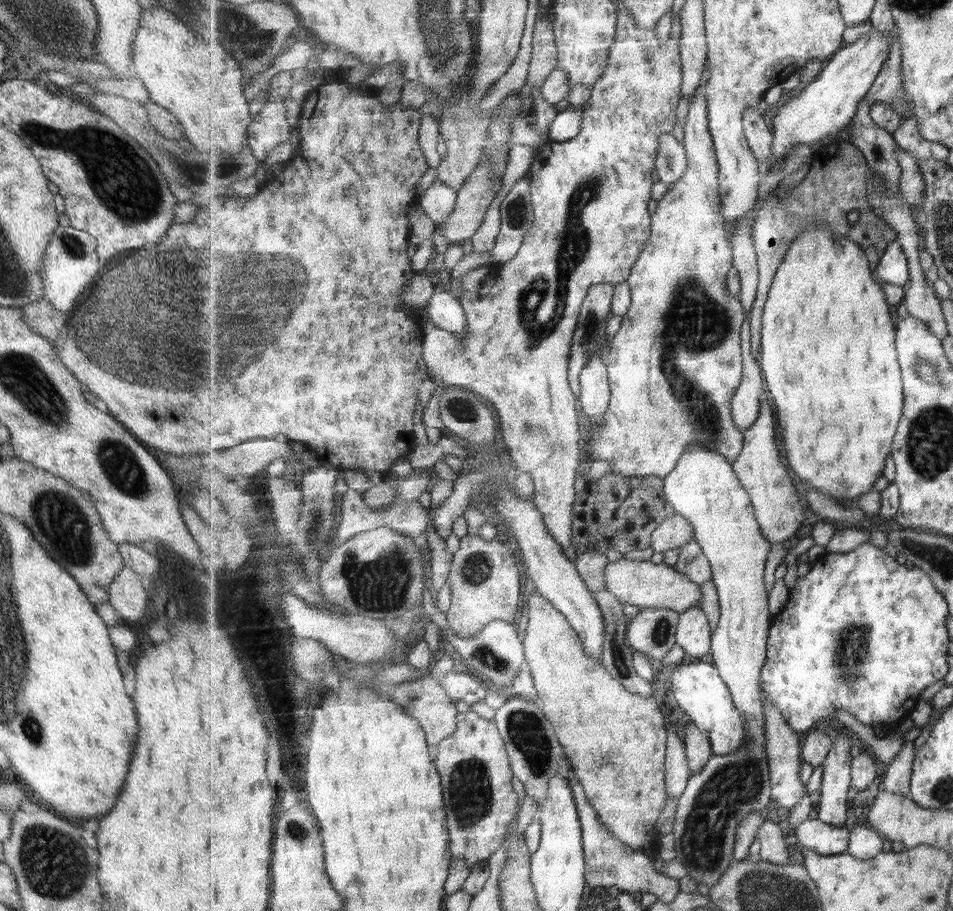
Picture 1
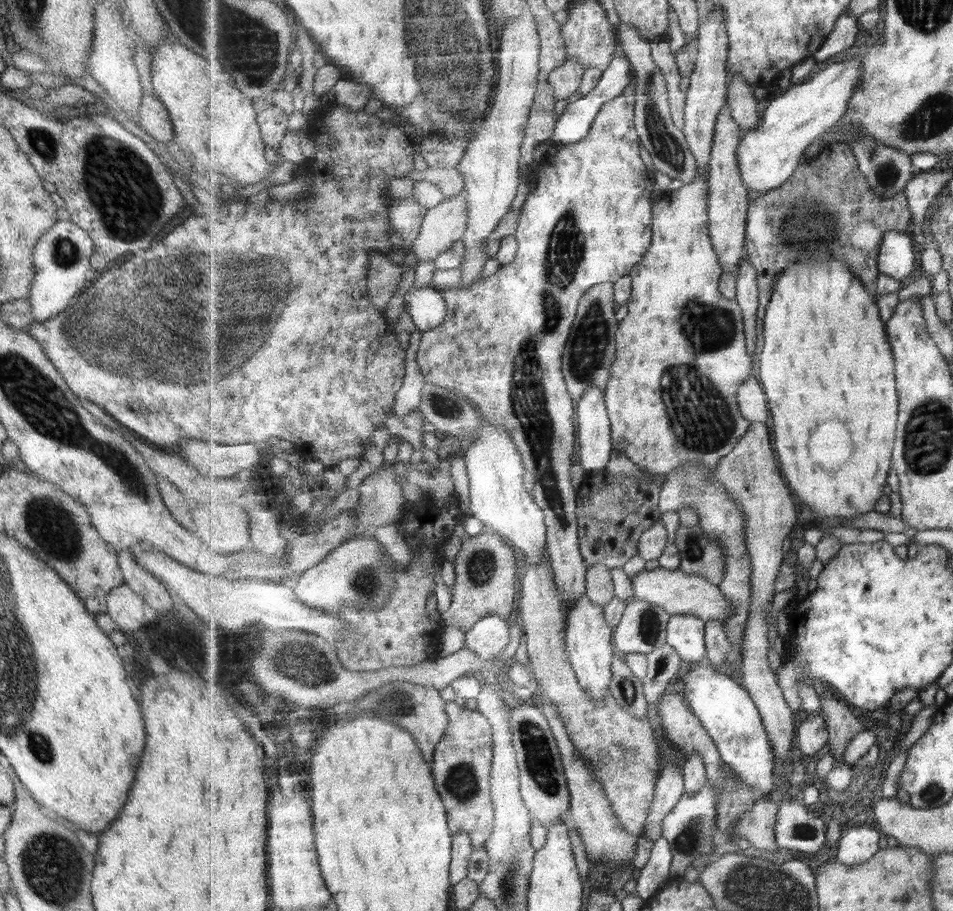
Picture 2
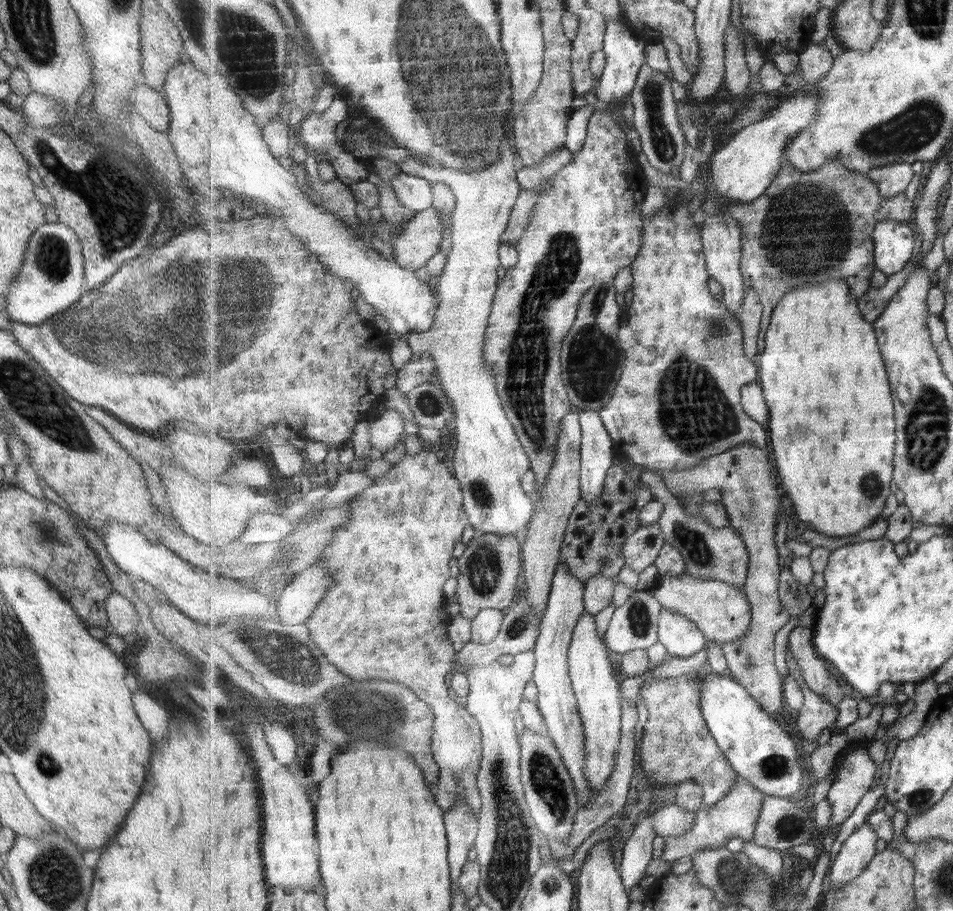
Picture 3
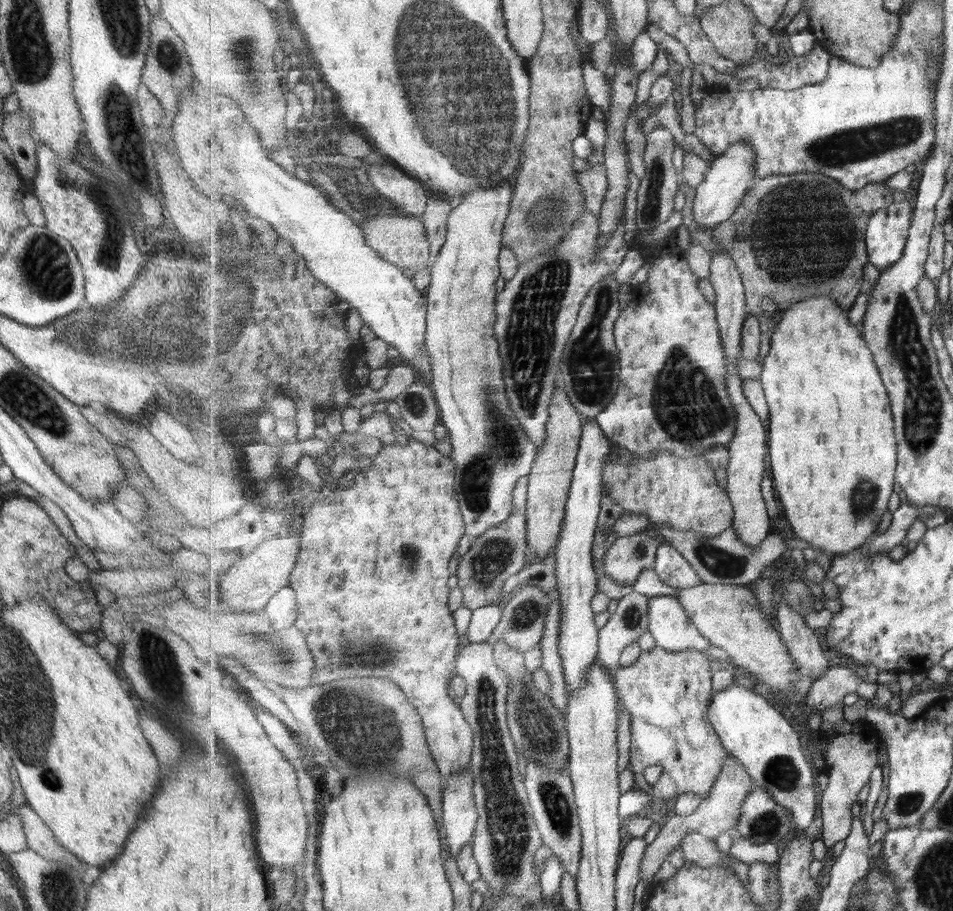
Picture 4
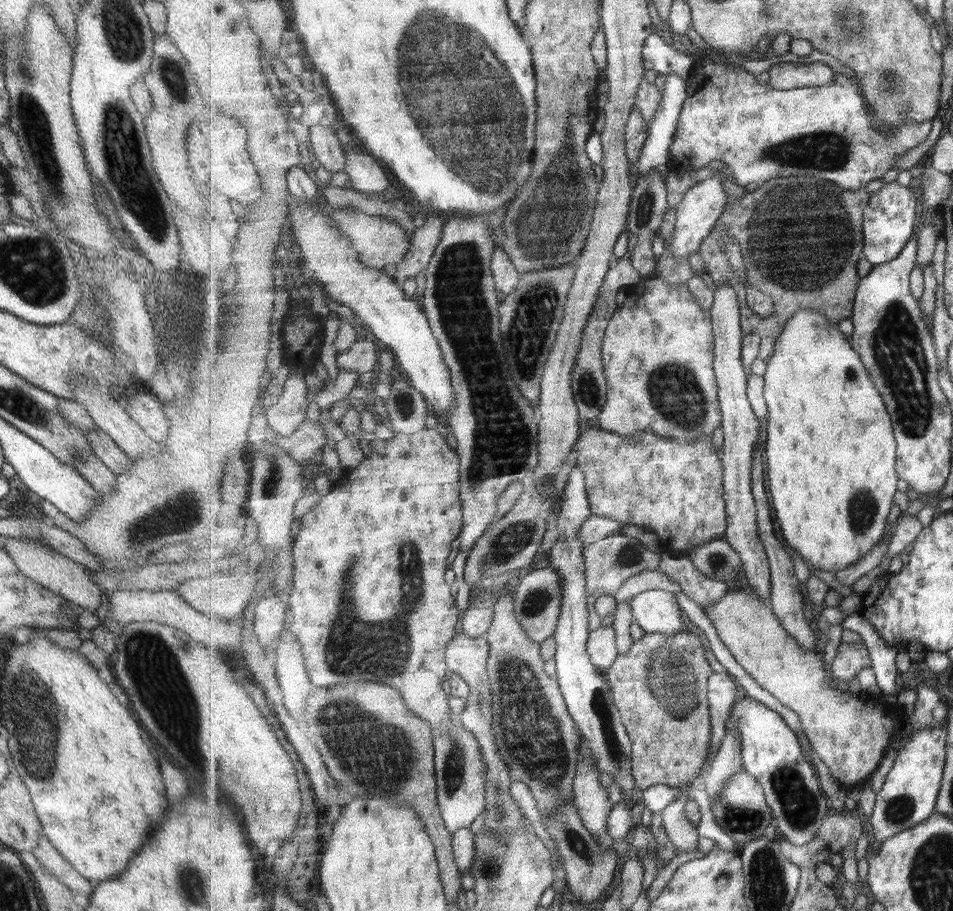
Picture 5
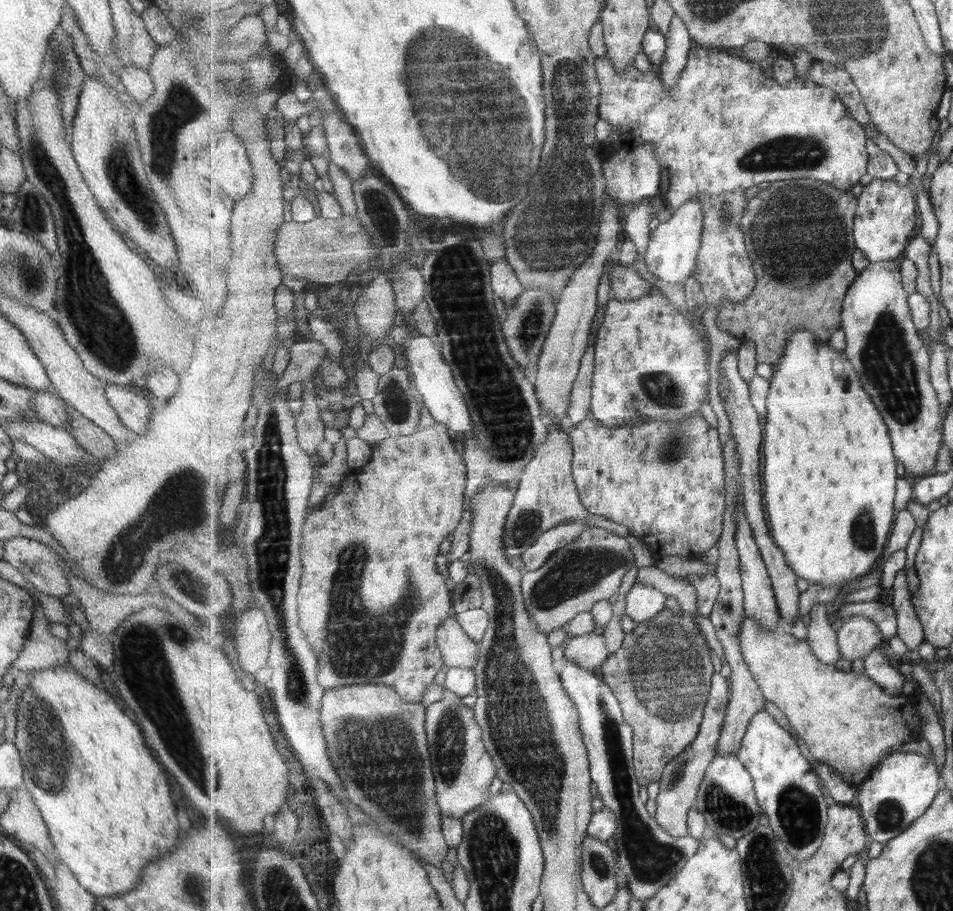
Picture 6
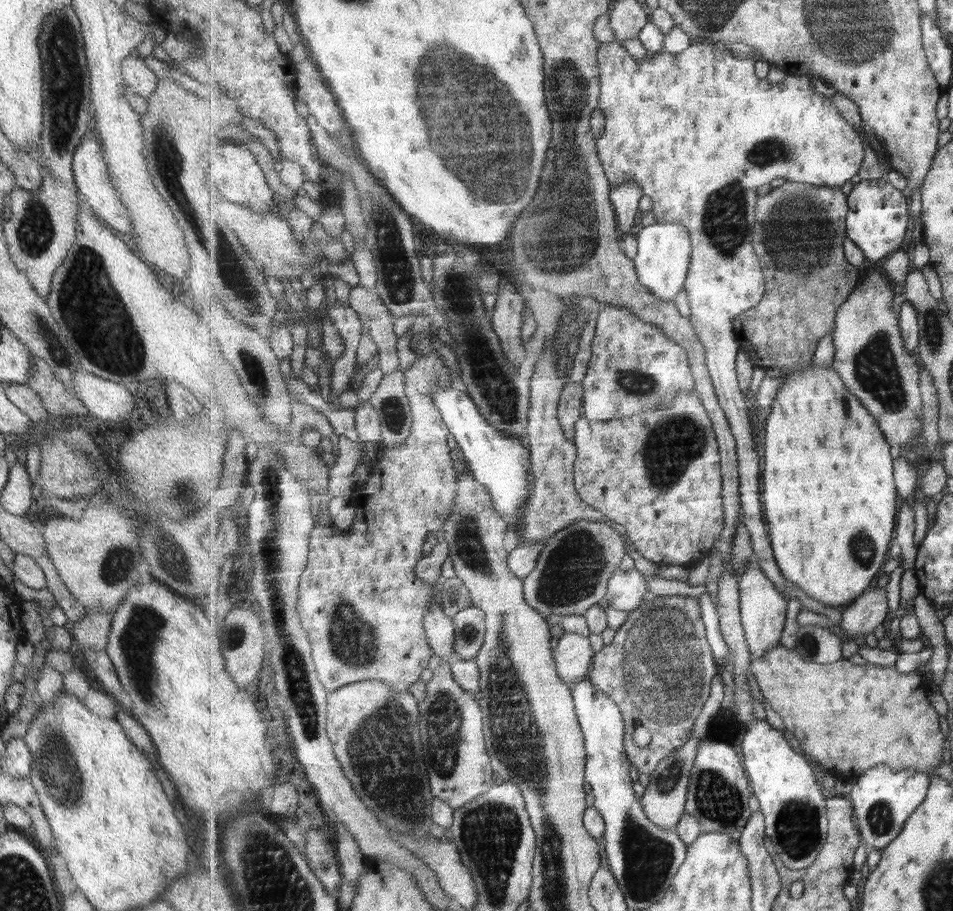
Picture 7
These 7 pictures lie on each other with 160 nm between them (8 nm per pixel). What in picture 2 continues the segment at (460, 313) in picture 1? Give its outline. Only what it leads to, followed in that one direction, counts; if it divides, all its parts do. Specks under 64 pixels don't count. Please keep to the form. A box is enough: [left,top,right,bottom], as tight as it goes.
[404,285,447,332]

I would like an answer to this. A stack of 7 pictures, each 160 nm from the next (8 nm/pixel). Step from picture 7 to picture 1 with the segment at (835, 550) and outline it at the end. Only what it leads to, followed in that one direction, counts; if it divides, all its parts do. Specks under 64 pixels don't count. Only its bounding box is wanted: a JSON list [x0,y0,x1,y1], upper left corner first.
[761,226,904,507]

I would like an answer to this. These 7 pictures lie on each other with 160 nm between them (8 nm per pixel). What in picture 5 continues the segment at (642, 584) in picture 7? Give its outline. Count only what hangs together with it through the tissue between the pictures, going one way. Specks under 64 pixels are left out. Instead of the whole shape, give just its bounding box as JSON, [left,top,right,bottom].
[631,590,690,634]

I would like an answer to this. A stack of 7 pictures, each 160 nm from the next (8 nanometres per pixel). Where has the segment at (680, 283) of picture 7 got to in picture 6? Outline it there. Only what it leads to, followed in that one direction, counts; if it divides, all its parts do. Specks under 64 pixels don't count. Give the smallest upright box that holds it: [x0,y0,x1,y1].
[646,200,705,282]

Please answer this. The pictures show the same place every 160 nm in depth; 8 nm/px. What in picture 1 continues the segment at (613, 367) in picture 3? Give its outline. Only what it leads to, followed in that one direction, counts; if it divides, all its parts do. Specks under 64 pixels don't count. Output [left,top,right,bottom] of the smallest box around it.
[569,283,615,396]

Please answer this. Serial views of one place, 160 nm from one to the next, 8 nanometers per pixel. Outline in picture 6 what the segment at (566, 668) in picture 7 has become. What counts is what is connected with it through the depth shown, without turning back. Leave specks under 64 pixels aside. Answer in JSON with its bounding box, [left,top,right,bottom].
[563,632,610,672]

